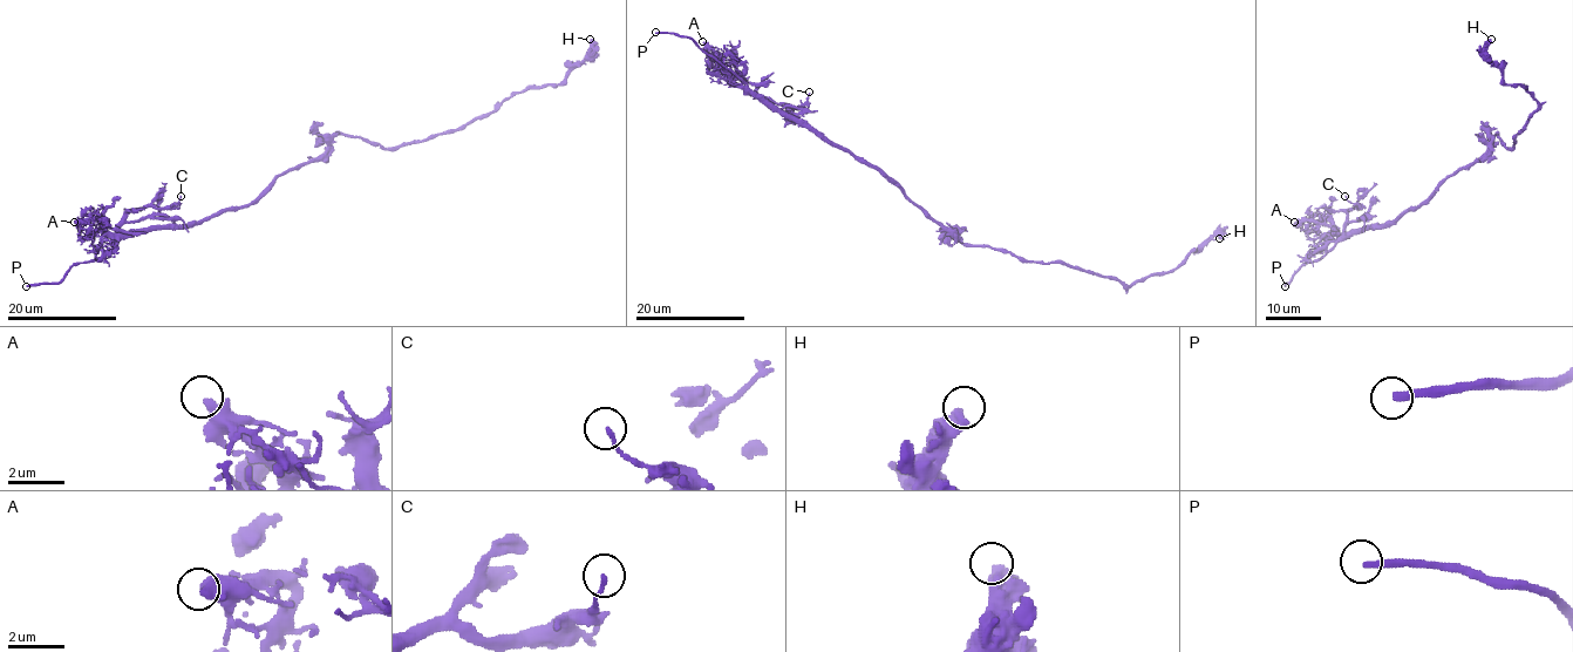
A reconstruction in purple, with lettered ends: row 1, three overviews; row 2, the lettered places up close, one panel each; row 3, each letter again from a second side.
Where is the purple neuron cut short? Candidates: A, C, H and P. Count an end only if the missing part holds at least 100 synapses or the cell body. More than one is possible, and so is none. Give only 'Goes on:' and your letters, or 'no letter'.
Goes on: P

